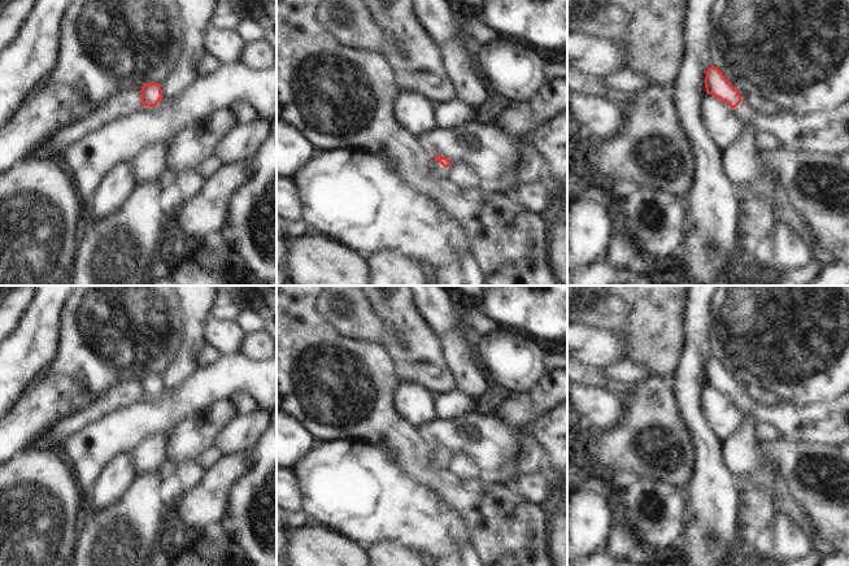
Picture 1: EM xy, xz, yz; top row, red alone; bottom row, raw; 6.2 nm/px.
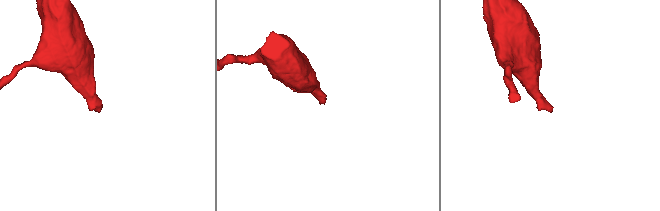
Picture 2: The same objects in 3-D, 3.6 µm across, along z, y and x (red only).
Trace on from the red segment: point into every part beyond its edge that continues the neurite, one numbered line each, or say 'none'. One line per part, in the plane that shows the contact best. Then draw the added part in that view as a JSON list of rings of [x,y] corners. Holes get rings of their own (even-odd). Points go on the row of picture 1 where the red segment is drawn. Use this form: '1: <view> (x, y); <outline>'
1: yz (827, 131); [[[741,95],[741,101],[732,112],[757,131],[772,135],[792,152],[822,152],[841,154],[849,152],[849,100],[833,110],[813,110],[800,116],[757,113]]]

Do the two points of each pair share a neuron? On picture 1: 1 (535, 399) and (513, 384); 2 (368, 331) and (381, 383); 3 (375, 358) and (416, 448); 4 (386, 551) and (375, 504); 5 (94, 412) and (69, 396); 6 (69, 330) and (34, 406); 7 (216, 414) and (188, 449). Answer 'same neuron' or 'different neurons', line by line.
1: different neurons
2: different neurons
3: same neuron
4: different neurons
5: different neurons
6: same neuron
7: same neuron

